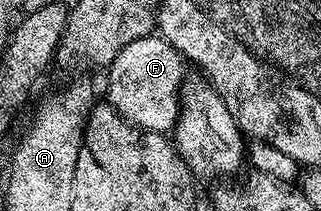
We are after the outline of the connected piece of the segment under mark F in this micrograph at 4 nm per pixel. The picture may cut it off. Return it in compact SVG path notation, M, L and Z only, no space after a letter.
M157 34L124 45L109 63L110 76L106 79L106 95L111 107L128 122L144 131L169 132L178 119L180 92L184 82L184 60L181 53Z

